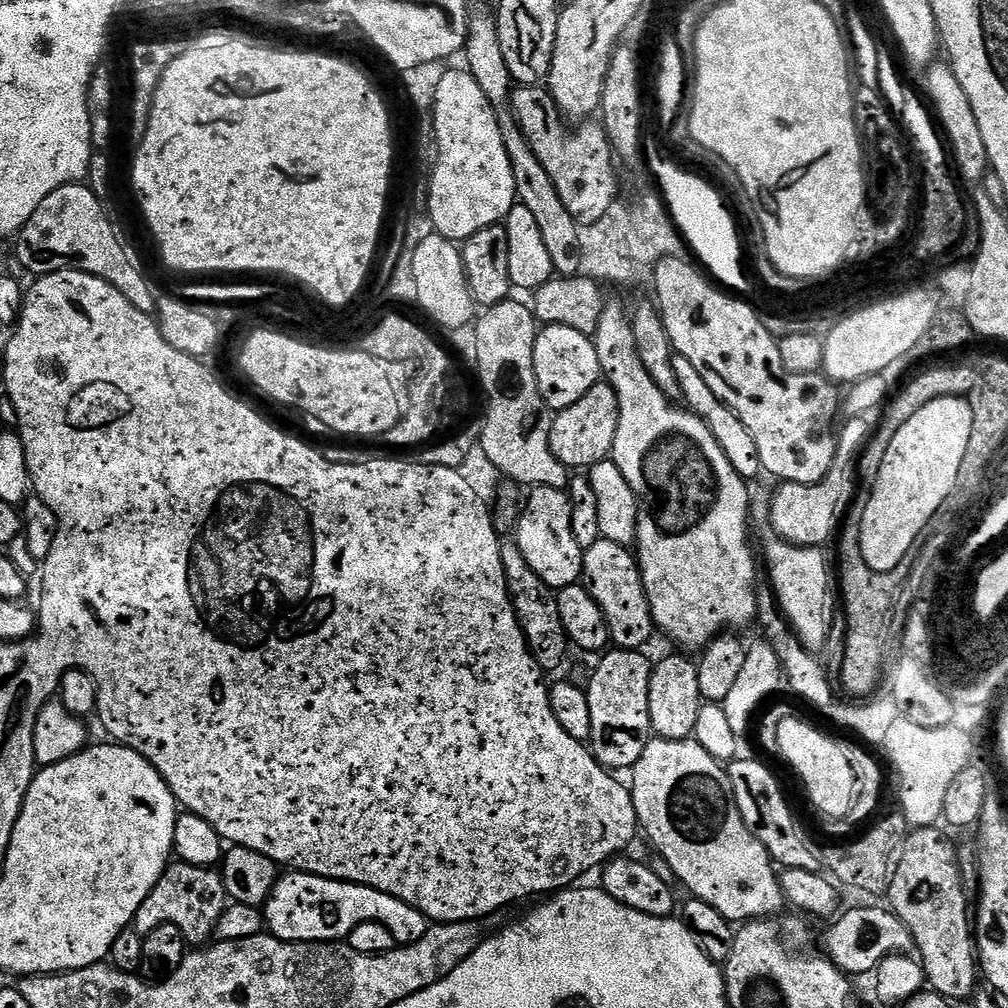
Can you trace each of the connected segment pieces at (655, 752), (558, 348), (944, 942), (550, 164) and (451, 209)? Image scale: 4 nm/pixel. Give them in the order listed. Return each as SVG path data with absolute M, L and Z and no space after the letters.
M695 738L649 740L646 750L642 750L642 758L638 758L636 765L631 768L630 776L632 801L643 835L645 832L652 839L653 846L664 852L665 862L672 867L673 874L692 891L689 893L695 899L714 906L718 914L733 922L772 918L780 907L785 907L777 865L768 855L766 846L762 846L746 822L742 822L725 765L706 754Z
M543 325L537 331L534 342L534 378L538 378L538 390L549 412L555 414L566 410L566 406L574 406L578 398L583 398L590 391L590 386L599 384L602 380L595 339L582 334L582 330L573 330L571 326Z
M926 827L909 831L900 846L894 860L892 879L886 893L887 903L891 911L902 918L904 925L910 930L915 951L920 964L924 968L924 979L930 985L931 991L937 992L945 1000L959 1002L971 1001L978 991L978 961L974 943L974 928L970 923L970 902L964 898L964 880L960 877L962 863L955 848L942 833L940 828Z
M544 86L517 87L511 96L511 106L521 130L526 134L526 142L530 142L530 150L534 150L538 162L542 162L546 174L550 174L550 178L554 178L554 190L558 190L558 198L562 198L566 210L570 210L572 217L581 226L598 222L598 218L602 218L602 214L606 214L606 210L610 210L610 206L617 203L619 196L616 195L620 192L620 184L616 181L618 164L614 159L612 143L609 142L608 136L604 133L603 123L577 123L574 127L576 129L568 136L566 126L568 124L562 119L560 107L555 104L549 89Z
M445 71L436 82L436 98L432 102L431 127L436 133L437 158L436 169L430 172L428 185L428 220L435 235L444 236L453 242L468 240L478 230L491 224L501 223L508 212L517 204L514 170L510 170L510 158L506 146L502 146L502 133L498 118L495 116L490 101L483 94L472 73Z

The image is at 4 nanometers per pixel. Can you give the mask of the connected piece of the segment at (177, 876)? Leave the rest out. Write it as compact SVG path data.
M172 862L154 886L154 890L150 890L146 902L138 906L134 927L137 934L144 937L150 934L150 930L163 924L178 926L189 945L204 946L213 939L218 922L228 909L229 903L226 886L216 868Z

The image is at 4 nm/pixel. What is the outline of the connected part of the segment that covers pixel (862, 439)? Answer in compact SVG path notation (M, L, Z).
M868 414L847 417L844 429L838 432L836 457L822 482L779 485L780 489L772 496L772 528L779 539L802 548L820 548L831 536L833 539L837 535L848 505L853 503L852 491L858 488L858 457L869 439L872 418Z

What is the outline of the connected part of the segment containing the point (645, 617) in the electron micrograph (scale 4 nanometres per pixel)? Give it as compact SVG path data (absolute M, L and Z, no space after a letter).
M601 538L594 546L583 549L582 583L590 598L598 602L608 623L611 643L617 648L643 649L654 633L650 602L640 573L640 562L631 547Z

